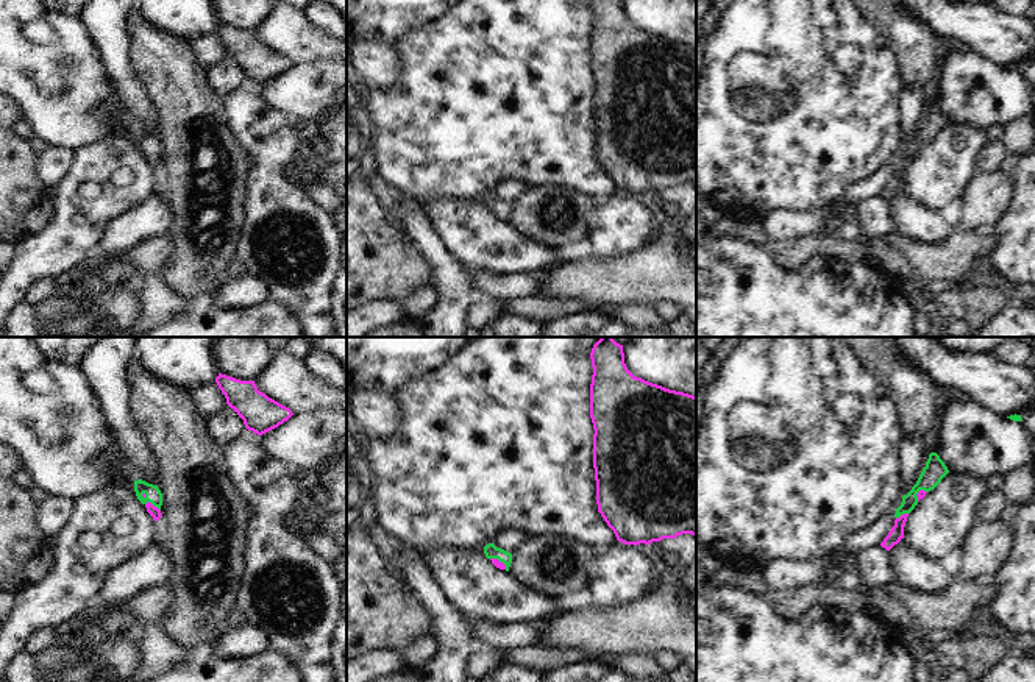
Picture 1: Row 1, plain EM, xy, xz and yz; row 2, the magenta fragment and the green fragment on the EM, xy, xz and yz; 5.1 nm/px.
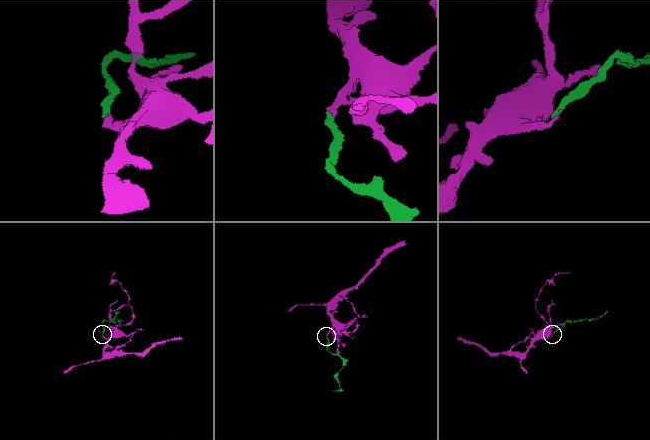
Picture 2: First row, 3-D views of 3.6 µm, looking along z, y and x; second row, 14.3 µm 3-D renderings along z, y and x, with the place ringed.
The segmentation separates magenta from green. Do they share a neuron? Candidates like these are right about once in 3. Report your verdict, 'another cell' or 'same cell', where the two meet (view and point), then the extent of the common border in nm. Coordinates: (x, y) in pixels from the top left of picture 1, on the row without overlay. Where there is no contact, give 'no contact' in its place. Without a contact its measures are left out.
same cell; contact xy (152, 155); length 90 nm

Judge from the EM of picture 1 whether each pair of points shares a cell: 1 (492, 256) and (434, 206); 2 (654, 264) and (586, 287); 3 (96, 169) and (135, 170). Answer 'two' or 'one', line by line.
1: one
2: one
3: one

